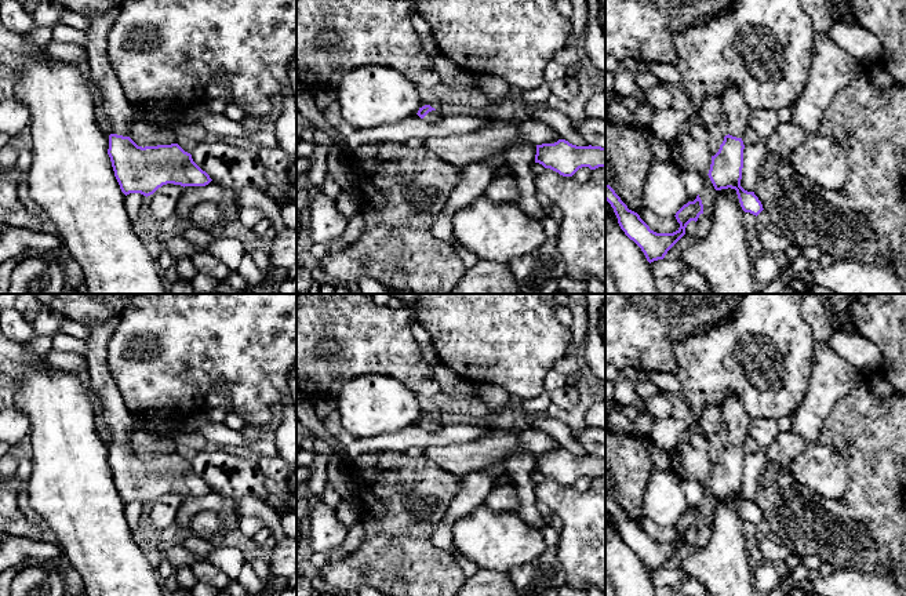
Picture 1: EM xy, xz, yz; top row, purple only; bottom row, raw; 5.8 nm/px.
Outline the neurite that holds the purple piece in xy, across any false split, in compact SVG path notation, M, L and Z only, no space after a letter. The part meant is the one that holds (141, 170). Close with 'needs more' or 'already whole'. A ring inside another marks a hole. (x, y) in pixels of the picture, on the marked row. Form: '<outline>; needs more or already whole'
M105 14L88 19L88 41L84 47L90 63L90 80L101 95L102 105L112 123L108 155L121 192L153 195L167 183L181 186L205 186L212 179L178 143L138 146L130 137L130 126L149 121L150 116L134 108L108 59L108 34L114 15Z; needs more

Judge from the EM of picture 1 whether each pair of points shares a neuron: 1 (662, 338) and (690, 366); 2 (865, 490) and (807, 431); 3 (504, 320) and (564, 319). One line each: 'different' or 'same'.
1: different
2: different
3: different

